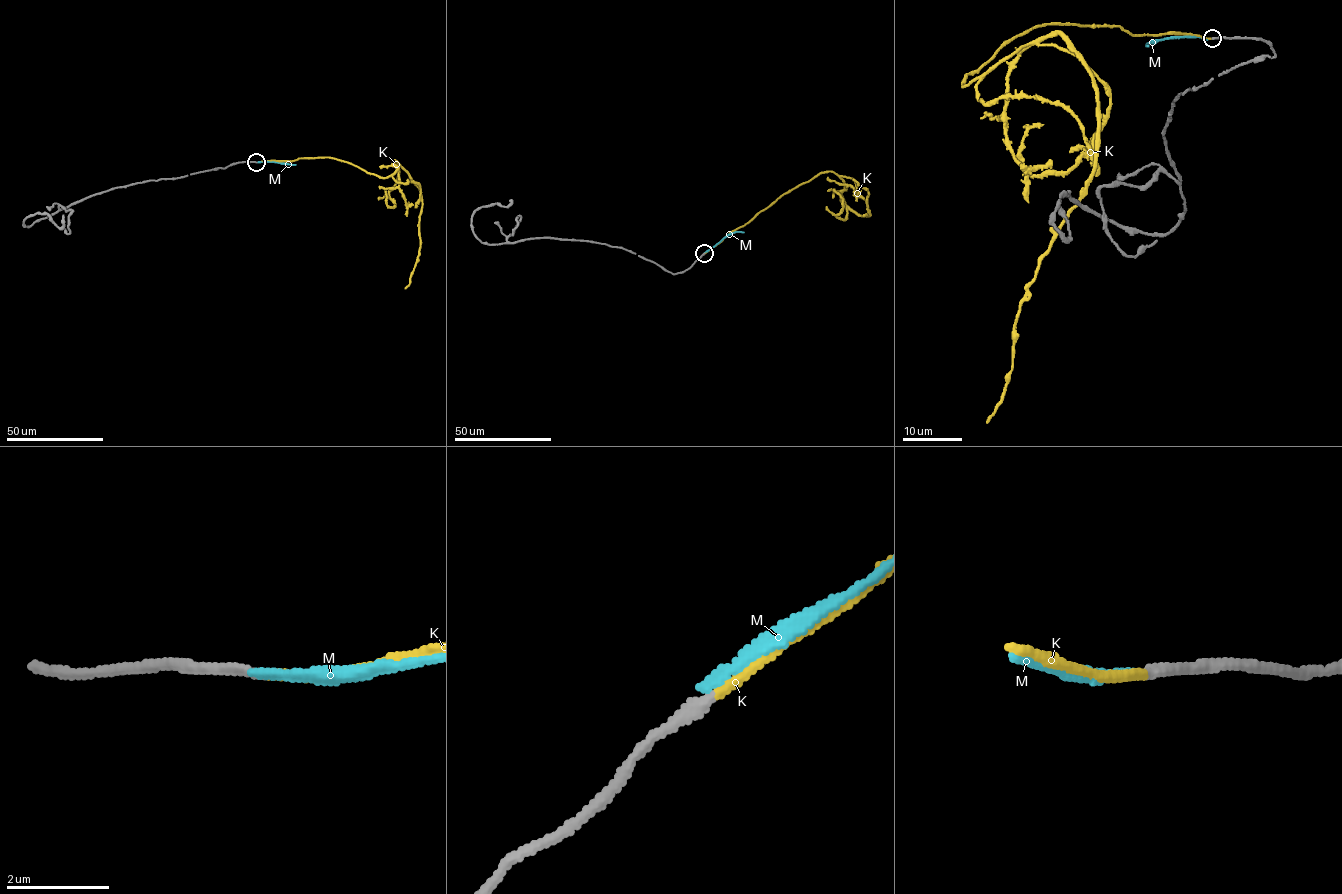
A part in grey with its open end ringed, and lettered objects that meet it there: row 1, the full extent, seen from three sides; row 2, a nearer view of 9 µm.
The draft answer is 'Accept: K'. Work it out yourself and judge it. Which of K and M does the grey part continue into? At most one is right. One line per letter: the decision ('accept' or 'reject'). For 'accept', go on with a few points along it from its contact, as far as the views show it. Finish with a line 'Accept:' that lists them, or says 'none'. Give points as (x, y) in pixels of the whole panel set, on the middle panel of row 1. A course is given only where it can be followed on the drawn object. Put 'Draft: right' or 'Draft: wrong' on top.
Draft: right
K: accept; course (704, 253), (784, 194), (829, 171), (844, 183), (842, 202), (857, 215), (870, 215), (868, 191), (853, 179)
M: reject
Accept: K

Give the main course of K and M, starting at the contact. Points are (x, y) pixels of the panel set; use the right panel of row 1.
K: (1212, 38), (1044, 24), (966, 75), (963, 85), (1057, 34), (1096, 84), (1094, 172), (1028, 286), (987, 423)
M: (1212, 38), (1168, 37), (1147, 46)

